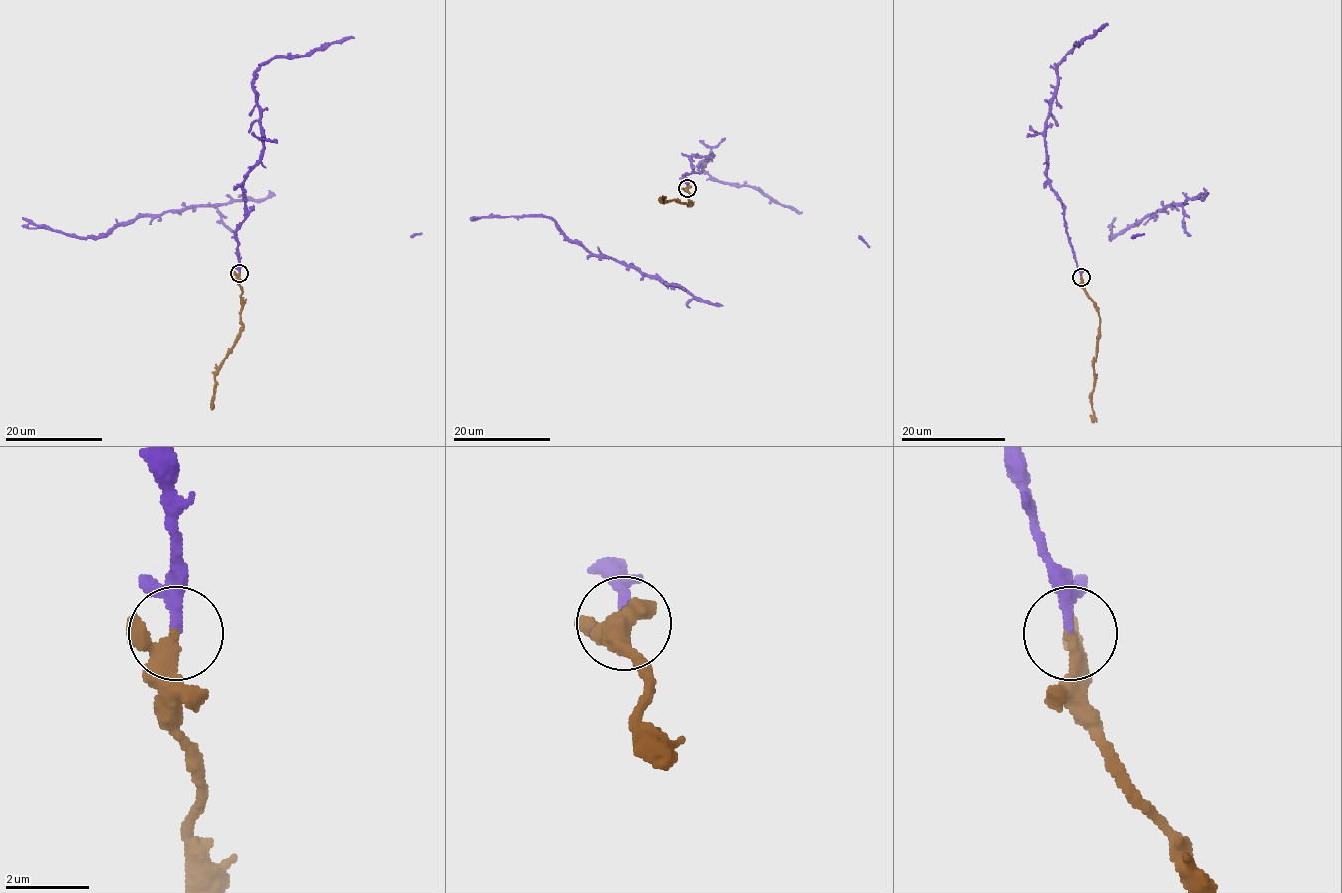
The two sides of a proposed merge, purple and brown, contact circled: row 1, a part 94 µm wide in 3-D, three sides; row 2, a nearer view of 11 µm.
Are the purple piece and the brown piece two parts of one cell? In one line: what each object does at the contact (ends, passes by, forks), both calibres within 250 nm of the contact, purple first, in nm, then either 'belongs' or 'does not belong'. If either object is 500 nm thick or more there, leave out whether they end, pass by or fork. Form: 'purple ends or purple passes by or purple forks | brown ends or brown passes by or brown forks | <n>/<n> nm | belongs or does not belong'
purple ends | brown passes by | 240/280 nm | belongs

